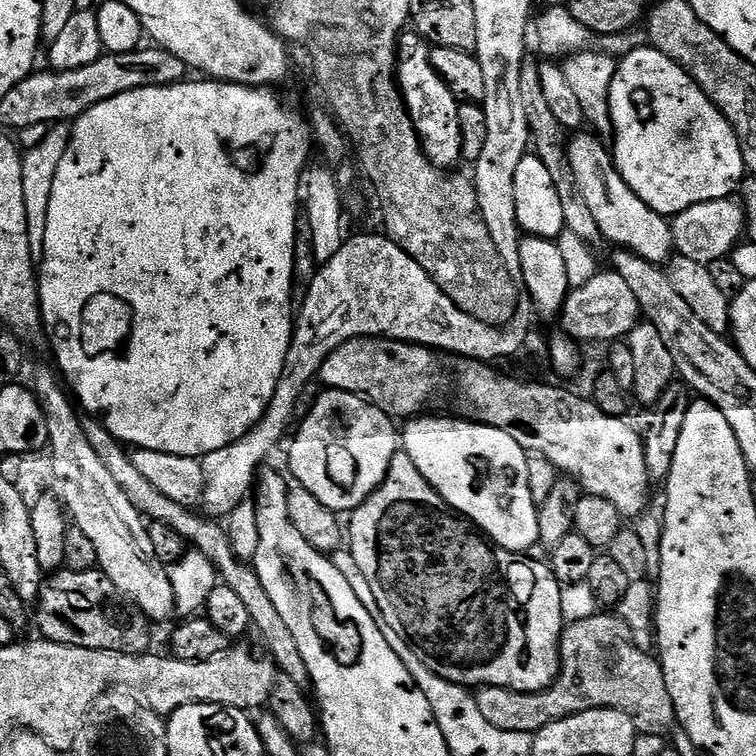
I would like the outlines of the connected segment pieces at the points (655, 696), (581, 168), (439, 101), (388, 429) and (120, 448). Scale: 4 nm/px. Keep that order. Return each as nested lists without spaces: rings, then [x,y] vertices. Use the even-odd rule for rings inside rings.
[[[597,614],[565,627],[560,633],[560,673],[543,692],[482,688],[475,698],[490,726],[511,732],[535,734],[550,722],[595,708],[622,710],[636,723],[637,733],[646,735],[668,734],[676,724],[674,702],[659,659],[635,645],[631,630],[616,614]]]
[[[580,130],[567,141],[568,160],[573,170],[575,180],[584,196],[589,211],[591,211],[596,224],[600,230],[601,237],[616,243],[616,246],[636,253],[652,263],[665,263],[674,252],[673,232],[671,223],[667,217],[658,214],[652,210],[646,202],[642,202],[640,198],[625,184],[625,180],[621,178],[620,172],[615,165],[615,159],[607,145],[599,139],[599,137],[588,130]]]
[[[415,30],[405,31],[399,41],[399,62],[397,64],[397,77],[401,87],[401,93],[405,97],[405,104],[408,112],[411,113],[413,121],[420,133],[421,143],[424,146],[424,152],[432,163],[438,168],[445,170],[455,169],[456,163],[461,163],[462,128],[459,118],[460,102],[455,94],[452,93],[450,87],[443,81],[441,75],[433,69],[430,62],[430,46],[424,37]]]
[[[325,389],[313,404],[310,412],[307,414],[306,418],[303,420],[288,452],[288,466],[296,478],[295,483],[304,487],[318,502],[320,502],[323,507],[329,509],[335,514],[342,514],[342,512],[349,513],[355,511],[358,505],[362,505],[369,499],[373,492],[380,487],[386,474],[388,473],[390,462],[396,456],[400,448],[400,434],[398,431],[397,423],[395,419],[385,414],[380,408],[373,406],[370,402],[359,396],[359,394],[348,393],[346,391]]]
[[[84,414],[80,416],[80,424],[83,433],[86,434],[87,441],[90,442],[91,449],[98,454],[99,461],[110,470],[111,477],[118,482],[119,486],[122,486],[123,493],[126,494],[127,498],[130,498],[130,502],[137,508],[140,515],[149,521],[157,520],[158,523],[173,528],[182,539],[189,540],[190,543],[188,544],[193,549],[201,551],[213,563],[222,583],[234,590],[246,604],[251,627],[255,630],[257,628],[264,635],[265,642],[272,644],[273,654],[271,653],[271,655],[274,657],[281,675],[294,682],[300,689],[307,691],[312,683],[306,662],[303,661],[302,654],[299,653],[298,642],[294,642],[294,634],[290,634],[290,626],[286,626],[286,622],[282,622],[282,614],[278,614],[274,602],[270,602],[270,594],[266,594],[266,586],[262,586],[255,567],[235,556],[228,537],[227,527],[207,515],[201,514],[202,516],[199,516],[199,511],[182,506],[178,502],[170,502],[170,498],[166,498],[166,494],[161,494],[141,474],[138,466],[134,466],[132,457],[126,451],[125,445],[112,437],[110,430],[106,430],[106,426],[99,418],[91,414]]]

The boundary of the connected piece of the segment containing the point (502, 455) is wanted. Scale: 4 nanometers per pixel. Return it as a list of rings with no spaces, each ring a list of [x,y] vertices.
[[[420,414],[415,418],[409,419],[402,428],[402,451],[414,462],[414,466],[418,466],[418,470],[422,470],[422,478],[426,478],[426,482],[430,482],[430,486],[434,491],[448,503],[448,507],[453,512],[469,519],[485,536],[488,537],[492,543],[498,545],[499,548],[505,548],[507,552],[515,552],[517,554],[524,554],[527,548],[537,547],[540,544],[539,534],[539,512],[540,509],[536,504],[533,495],[530,492],[530,481],[528,464],[530,456],[522,446],[504,433],[500,429],[494,429],[489,425],[475,423],[468,418],[463,420],[451,420],[448,416],[428,416],[429,414]]]

